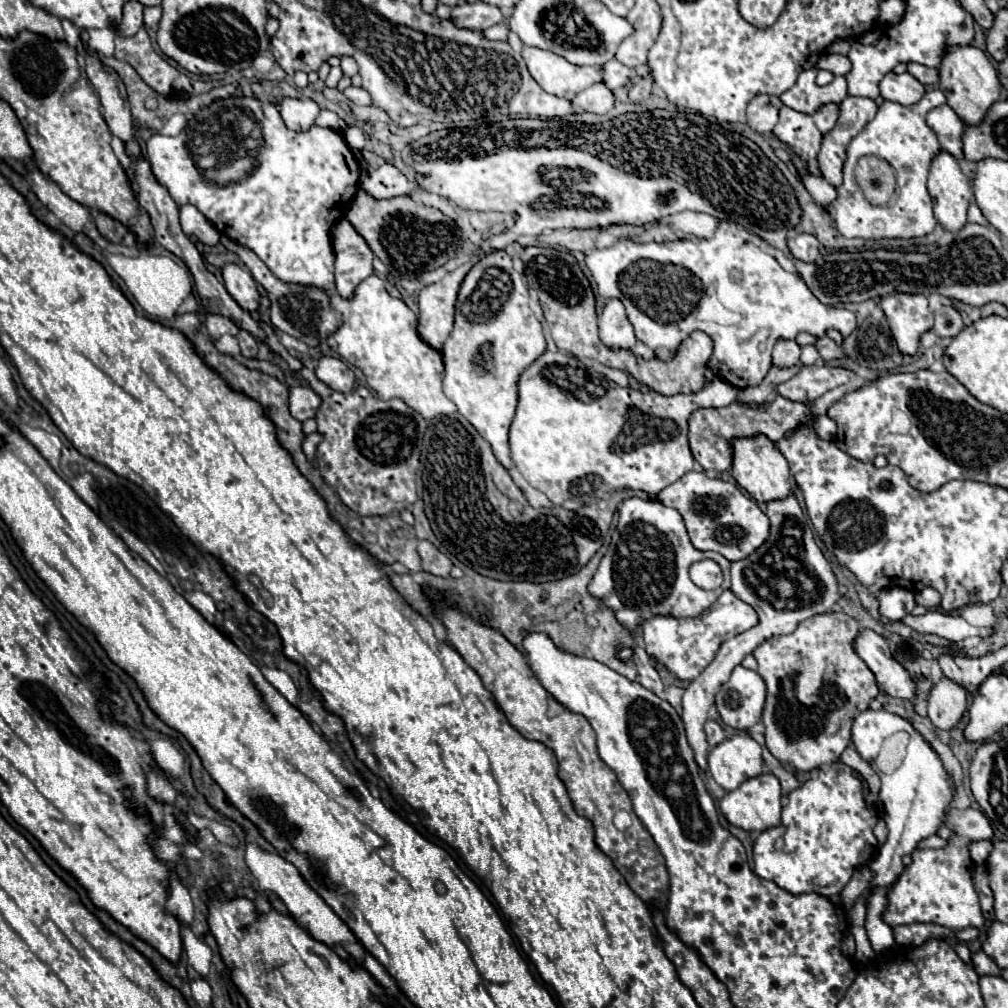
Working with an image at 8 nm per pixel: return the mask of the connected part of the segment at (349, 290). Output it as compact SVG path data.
M341 217L333 229L333 251L335 251L335 285L343 299L351 299L355 287L373 275L373 251L367 241L351 227L347 217Z

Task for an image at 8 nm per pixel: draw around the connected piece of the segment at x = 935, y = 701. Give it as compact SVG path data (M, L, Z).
M943 677L931 689L927 709L929 709L929 719L937 729L951 731L963 719L963 713L967 709L967 693L963 687Z

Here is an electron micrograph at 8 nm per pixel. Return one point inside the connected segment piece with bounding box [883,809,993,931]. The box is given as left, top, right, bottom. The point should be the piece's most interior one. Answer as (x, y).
(937, 887)

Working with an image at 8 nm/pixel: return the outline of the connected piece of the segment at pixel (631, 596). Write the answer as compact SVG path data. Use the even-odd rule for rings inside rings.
M627 499L619 505L619 523L611 537L611 545L587 589L599 603L611 607L619 623L635 635L635 629L655 615L679 619L707 611L721 591L729 589L729 563L731 561L719 553L697 551L675 509L665 507L661 501ZM701 559L713 559L723 569L723 585L719 589L705 591L689 579L689 567Z

